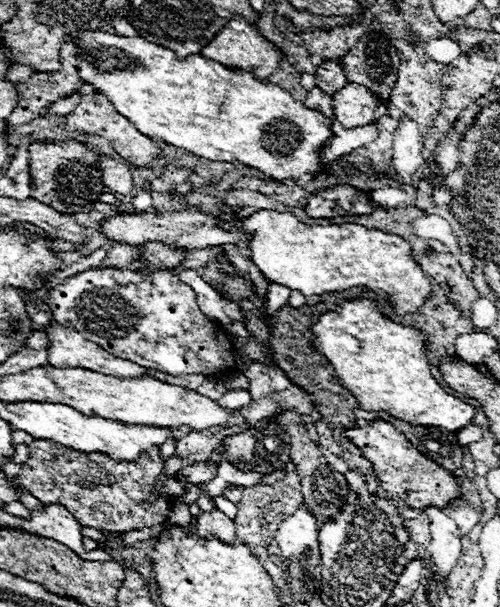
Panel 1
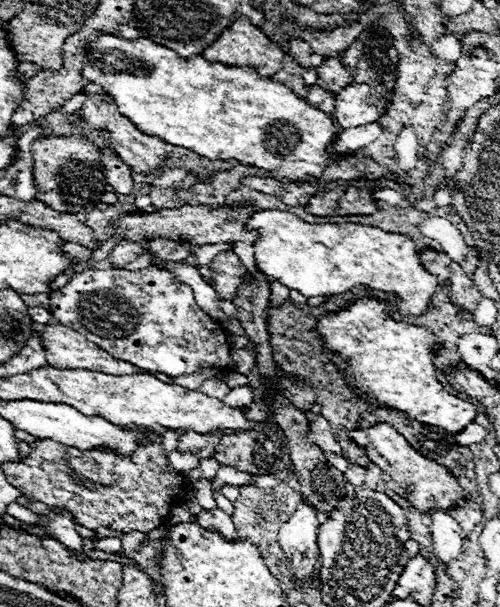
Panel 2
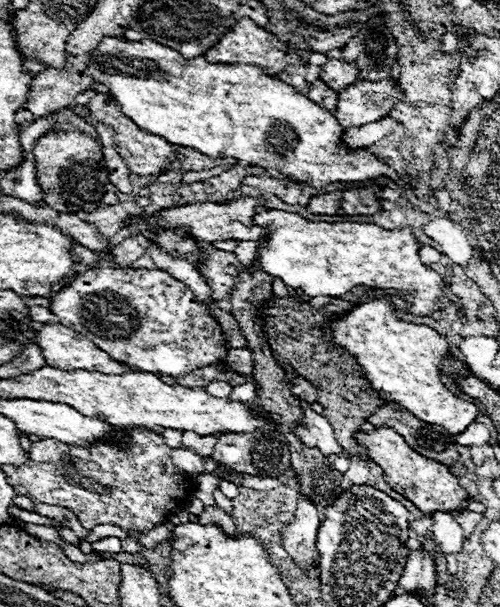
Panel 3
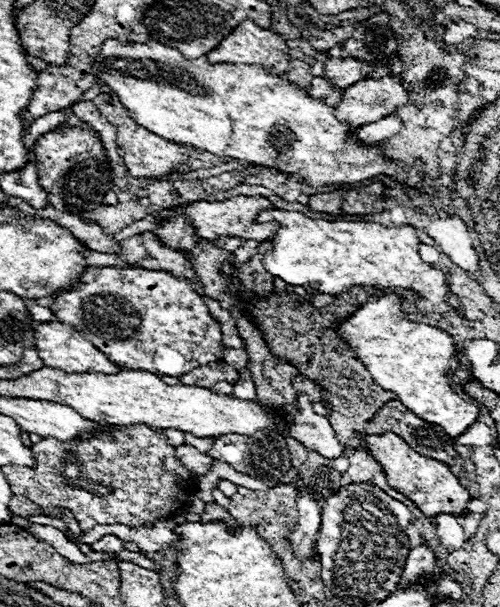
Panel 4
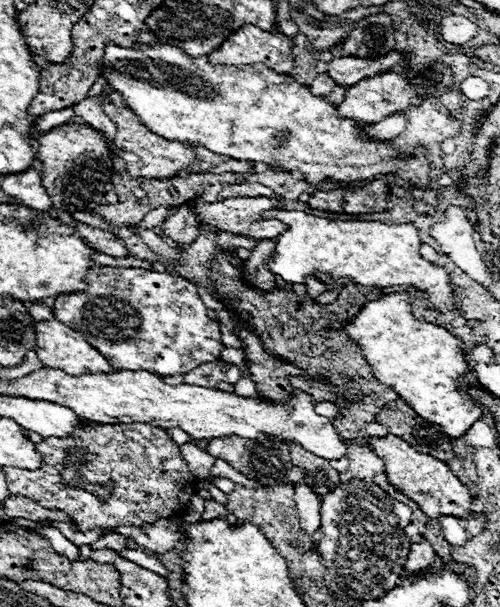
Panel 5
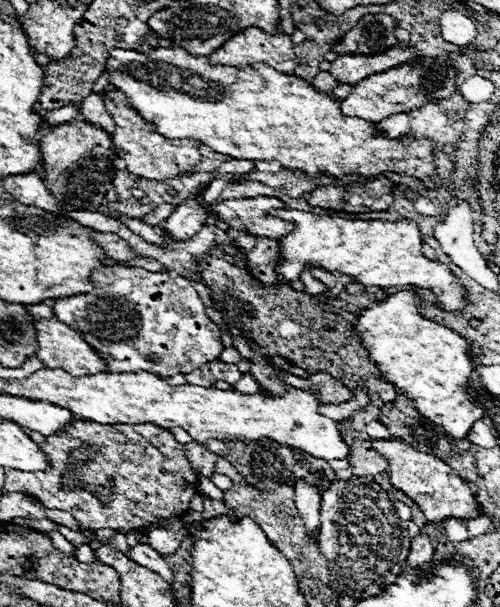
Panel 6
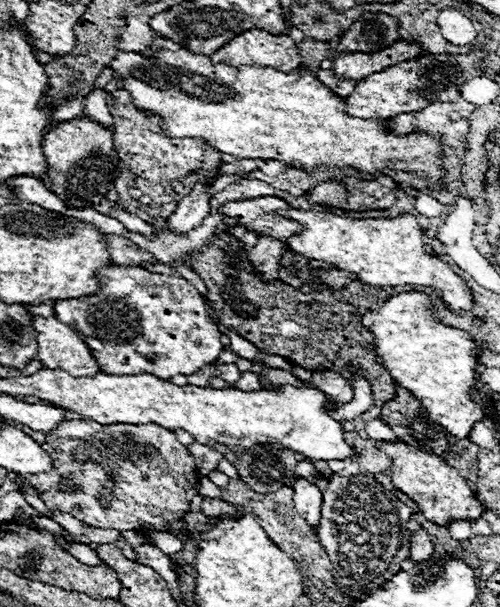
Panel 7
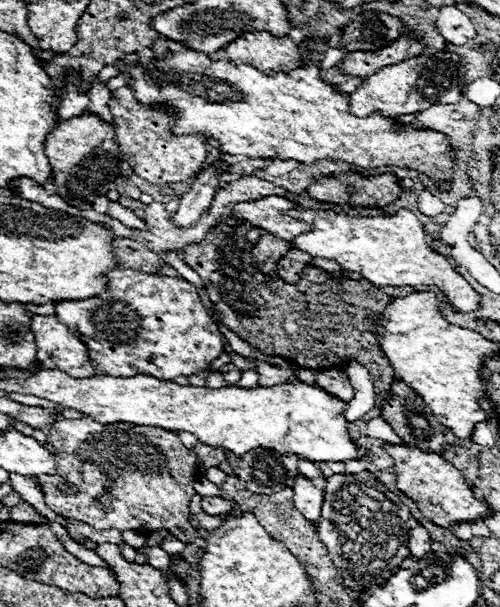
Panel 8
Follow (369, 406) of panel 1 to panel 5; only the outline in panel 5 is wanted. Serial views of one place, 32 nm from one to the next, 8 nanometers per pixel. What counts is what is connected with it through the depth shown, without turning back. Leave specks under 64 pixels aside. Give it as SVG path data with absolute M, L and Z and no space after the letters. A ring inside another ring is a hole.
M406 292L386 294L384 298L366 304L354 322L346 326L346 332L362 348L374 376L382 384L392 386L418 416L442 426L448 436L462 438L470 426L480 420L482 410L464 400L464 394L458 388L458 380L470 372L462 350L464 342L442 326L414 318Z

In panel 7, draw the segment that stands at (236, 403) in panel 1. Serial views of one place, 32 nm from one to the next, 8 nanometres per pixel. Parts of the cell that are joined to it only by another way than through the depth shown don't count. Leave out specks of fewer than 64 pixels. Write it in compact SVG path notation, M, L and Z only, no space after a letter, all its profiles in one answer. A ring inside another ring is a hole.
M242 372L242 378L234 384L240 390L258 390L260 382L258 382L258 374L254 372Z

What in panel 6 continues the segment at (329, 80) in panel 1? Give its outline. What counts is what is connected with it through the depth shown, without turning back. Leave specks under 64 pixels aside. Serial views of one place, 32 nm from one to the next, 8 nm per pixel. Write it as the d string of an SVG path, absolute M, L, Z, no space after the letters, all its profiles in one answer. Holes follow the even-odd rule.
M392 46L390 50L374 56L362 56L362 54L346 54L338 56L332 60L330 72L338 82L350 82L356 84L362 78L368 78L370 74L388 70L392 66L398 66L402 62L414 60L416 50L414 48L402 48L402 46Z

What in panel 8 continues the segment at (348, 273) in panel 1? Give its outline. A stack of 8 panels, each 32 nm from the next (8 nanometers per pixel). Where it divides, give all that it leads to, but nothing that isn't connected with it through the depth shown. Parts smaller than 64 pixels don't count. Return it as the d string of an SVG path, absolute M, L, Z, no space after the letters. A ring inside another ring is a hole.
M400 208L388 216L348 216L332 210L288 210L292 218L312 226L310 232L292 240L292 246L312 256L336 258L344 270L362 272L364 280L374 286L438 286L440 292L460 312L472 312L480 306L482 296L460 276L448 258L434 250L434 240L426 234L414 212Z

